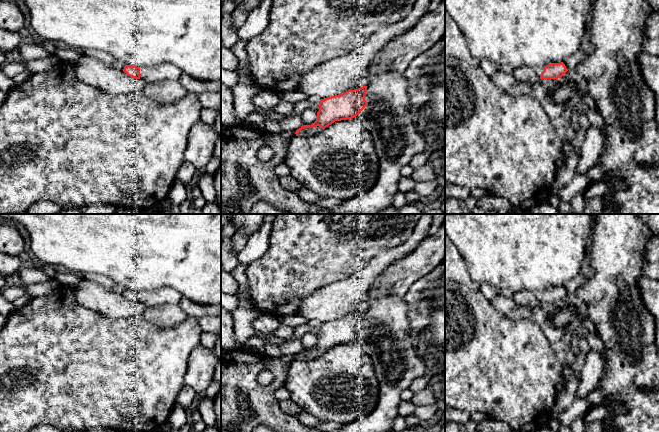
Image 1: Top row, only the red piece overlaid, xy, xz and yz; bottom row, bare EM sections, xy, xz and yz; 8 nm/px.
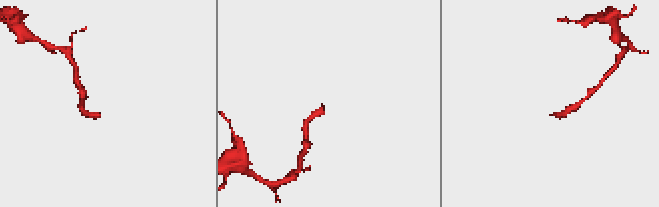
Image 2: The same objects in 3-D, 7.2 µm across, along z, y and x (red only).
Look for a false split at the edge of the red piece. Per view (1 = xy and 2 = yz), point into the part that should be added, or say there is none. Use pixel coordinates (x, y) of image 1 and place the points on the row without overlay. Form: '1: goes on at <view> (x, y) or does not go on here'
1: goes on at xy (169, 295)
2: goes on at yz (525, 298)

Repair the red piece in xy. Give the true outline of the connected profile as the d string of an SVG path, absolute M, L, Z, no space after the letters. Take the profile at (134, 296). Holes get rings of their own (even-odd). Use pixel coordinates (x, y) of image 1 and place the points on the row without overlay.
M170 287L152 291L125 289L123 295L131 302L141 303L145 307L157 306L163 303L180 304L182 298L182 295L177 290Z

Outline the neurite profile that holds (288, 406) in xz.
M291 399L279 401L279 406L286 414L295 418L304 411Z

